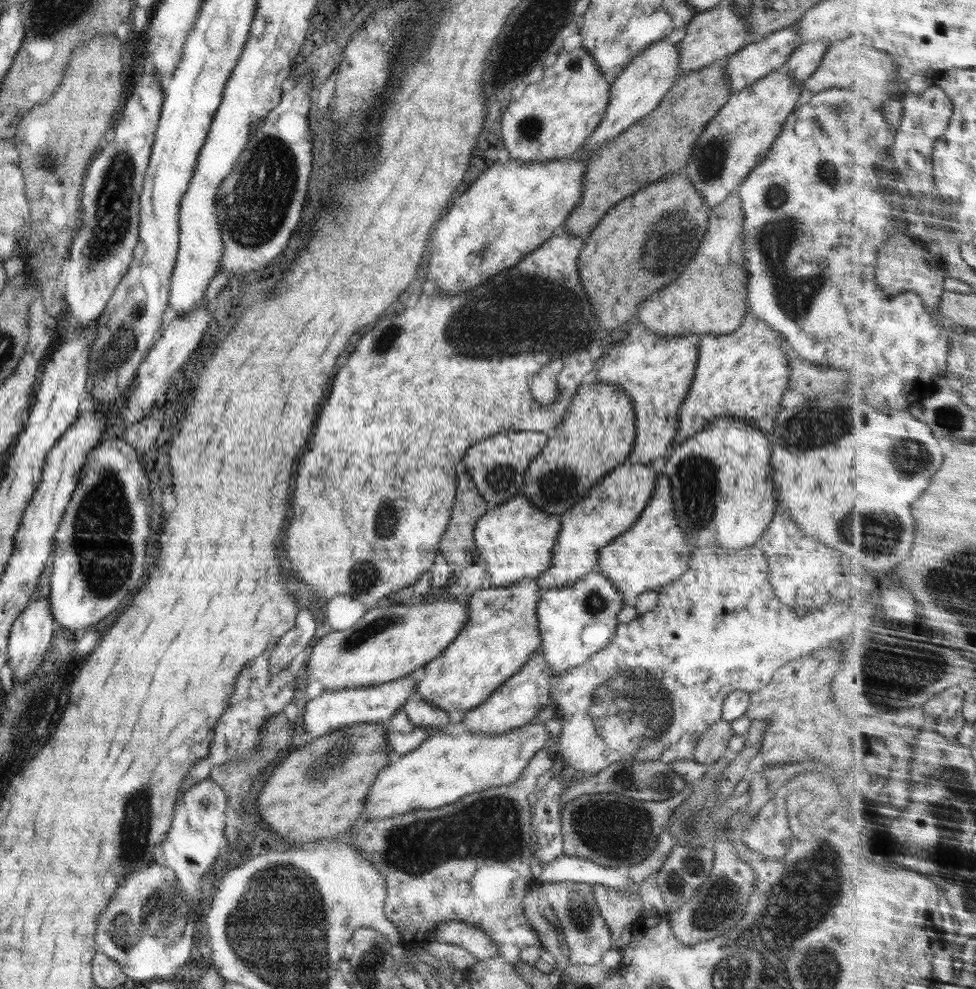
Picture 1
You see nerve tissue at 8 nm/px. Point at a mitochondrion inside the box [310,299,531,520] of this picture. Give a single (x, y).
(494, 343)

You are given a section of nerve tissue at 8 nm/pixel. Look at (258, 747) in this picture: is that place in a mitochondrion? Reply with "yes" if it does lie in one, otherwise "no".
no

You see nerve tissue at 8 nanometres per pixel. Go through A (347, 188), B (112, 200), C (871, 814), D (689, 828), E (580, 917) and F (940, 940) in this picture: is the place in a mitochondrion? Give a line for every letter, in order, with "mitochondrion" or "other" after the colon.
A: other
B: mitochondrion
C: other
D: mitochondrion
E: mitochondrion
F: other

